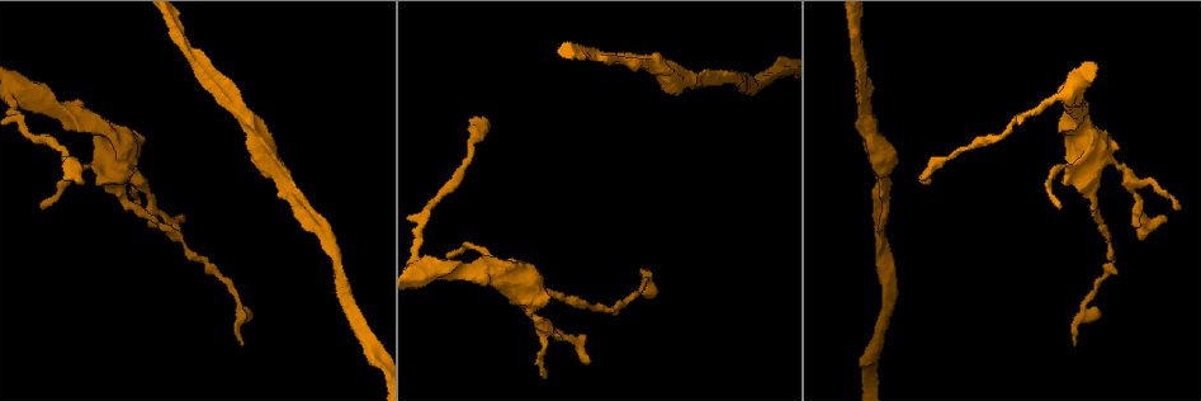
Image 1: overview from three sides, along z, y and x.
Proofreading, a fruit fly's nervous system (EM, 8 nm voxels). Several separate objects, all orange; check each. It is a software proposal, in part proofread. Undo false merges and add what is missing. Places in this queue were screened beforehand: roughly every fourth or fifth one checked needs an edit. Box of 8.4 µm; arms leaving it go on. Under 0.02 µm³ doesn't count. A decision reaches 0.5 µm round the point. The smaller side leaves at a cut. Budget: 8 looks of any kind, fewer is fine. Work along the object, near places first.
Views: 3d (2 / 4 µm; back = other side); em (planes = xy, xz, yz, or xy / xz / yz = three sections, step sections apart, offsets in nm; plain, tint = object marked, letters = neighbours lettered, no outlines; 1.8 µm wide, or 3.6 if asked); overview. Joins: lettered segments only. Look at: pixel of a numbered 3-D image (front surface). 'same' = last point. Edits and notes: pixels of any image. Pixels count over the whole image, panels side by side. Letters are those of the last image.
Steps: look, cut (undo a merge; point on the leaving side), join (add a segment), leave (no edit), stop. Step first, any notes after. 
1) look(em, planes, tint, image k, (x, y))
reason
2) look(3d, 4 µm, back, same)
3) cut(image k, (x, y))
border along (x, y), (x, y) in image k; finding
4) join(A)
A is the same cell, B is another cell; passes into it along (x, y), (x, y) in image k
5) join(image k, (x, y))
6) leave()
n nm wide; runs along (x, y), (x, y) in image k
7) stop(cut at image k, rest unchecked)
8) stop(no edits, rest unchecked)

look(3d, 2 µm, image 1, (490, 124))
long arm stops here

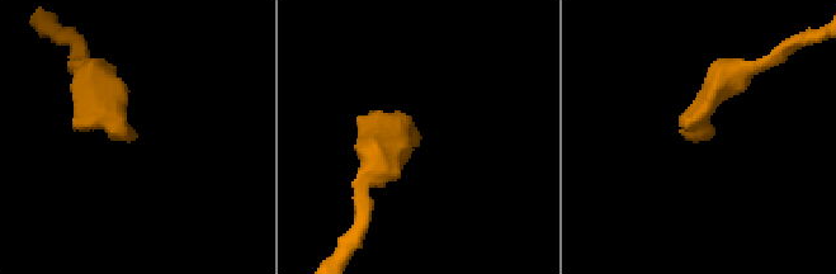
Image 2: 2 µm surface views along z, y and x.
look(em, xz, step 16, letters, image 2, (136, 133))

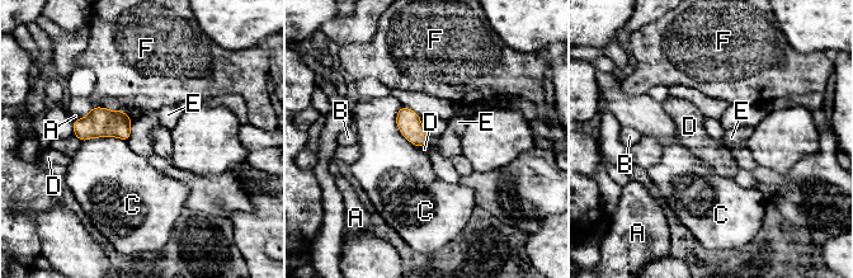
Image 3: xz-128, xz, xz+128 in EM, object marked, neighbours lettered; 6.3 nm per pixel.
join(E)
C touches over 280 nm; E is the same cell, A, B, C, D and F are other cells; passes into it along (409, 123), (427, 141), (448, 144) in image 3; it goes on there

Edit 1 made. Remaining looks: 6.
look(em, planes, letters, image 1, (11, 91))
arms part here

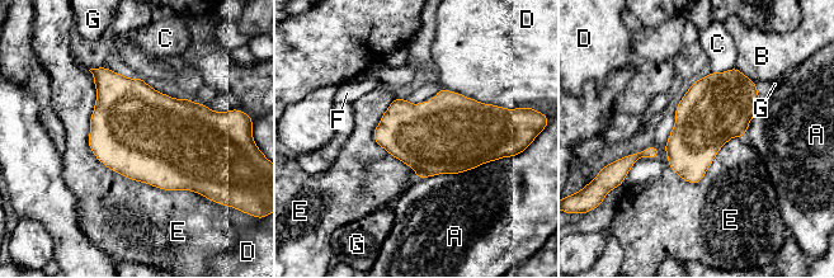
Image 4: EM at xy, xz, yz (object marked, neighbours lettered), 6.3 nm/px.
leave()
E touches over 1000 nm; A, B, C, D, E, F and G are other cells; border along (93, 81), (92, 152), (198, 194) in image 4; one cell here

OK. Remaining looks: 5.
look(3d, 4 µm, image 1, (1166, 222))
branch stops here

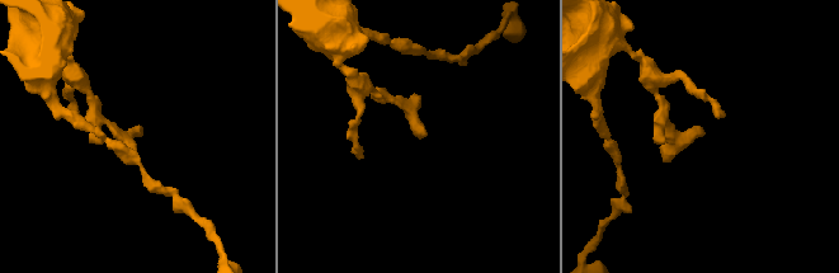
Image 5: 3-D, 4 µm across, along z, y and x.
look(em, xz, step 16, letters, image 5, (698, 133))
shape alone is not enough

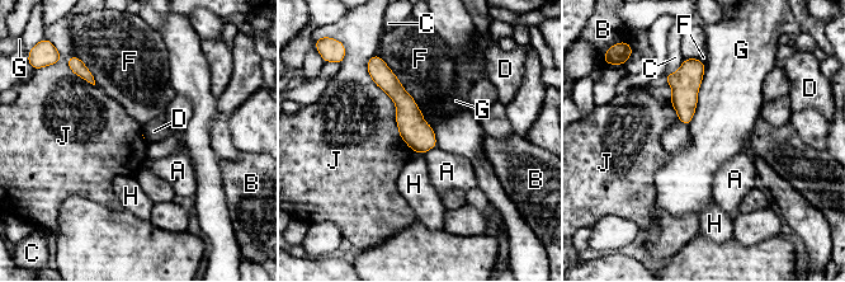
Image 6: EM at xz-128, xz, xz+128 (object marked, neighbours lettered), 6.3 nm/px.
look(em, planes, letters, same)
another direction

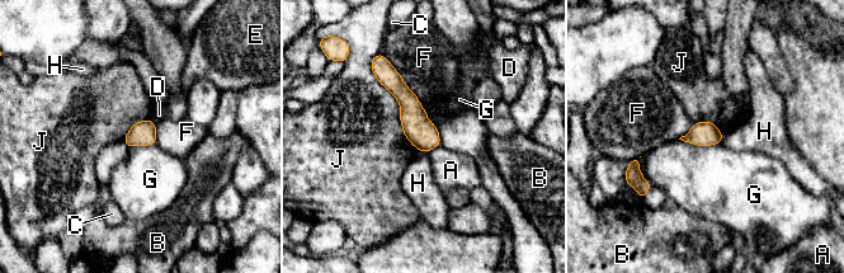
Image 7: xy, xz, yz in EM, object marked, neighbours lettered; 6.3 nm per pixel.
leave()
A, B, C, D, E, F, G, H and J are other cells; border along (679, 139), (697, 145), (721, 142) in image 7; none of them fits

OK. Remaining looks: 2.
stop(join at image 3, rest unchecked)

